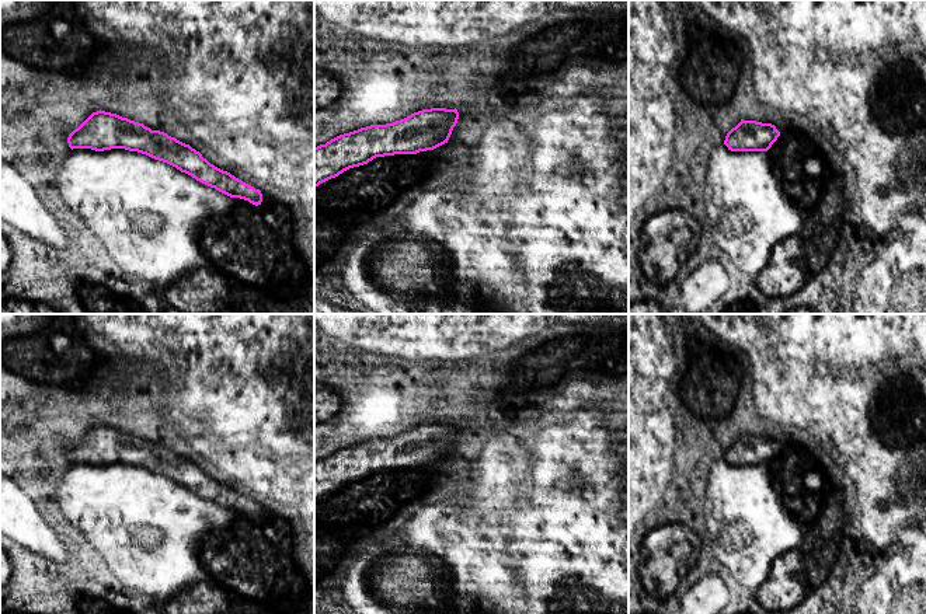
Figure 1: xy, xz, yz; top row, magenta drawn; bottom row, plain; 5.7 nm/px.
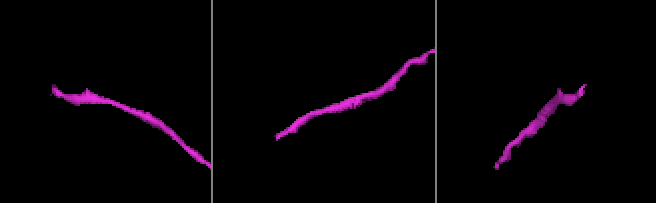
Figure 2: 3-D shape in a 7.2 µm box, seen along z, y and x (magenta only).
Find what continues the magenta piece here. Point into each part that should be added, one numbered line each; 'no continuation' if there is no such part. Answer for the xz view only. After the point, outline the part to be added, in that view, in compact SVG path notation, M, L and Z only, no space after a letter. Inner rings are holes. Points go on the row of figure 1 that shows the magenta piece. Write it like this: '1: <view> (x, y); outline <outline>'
no continuation

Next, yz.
no continuation

